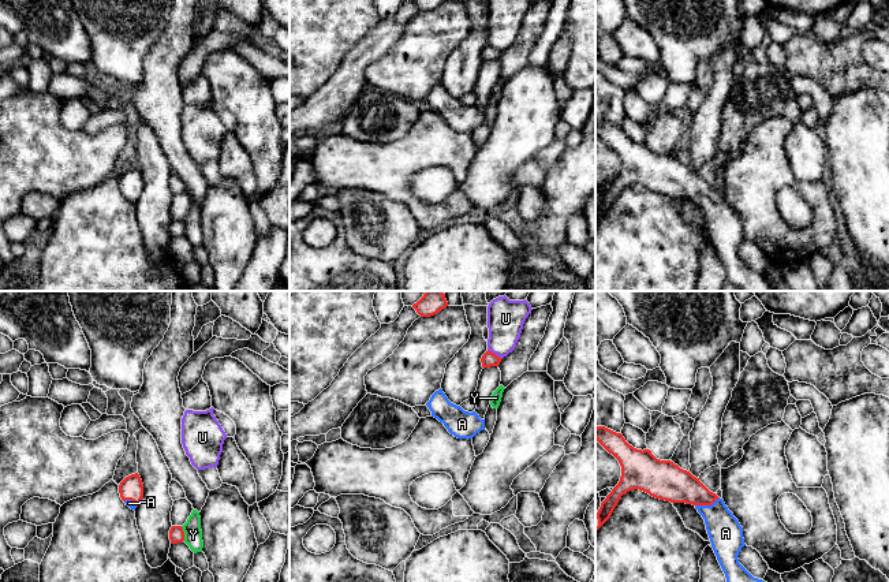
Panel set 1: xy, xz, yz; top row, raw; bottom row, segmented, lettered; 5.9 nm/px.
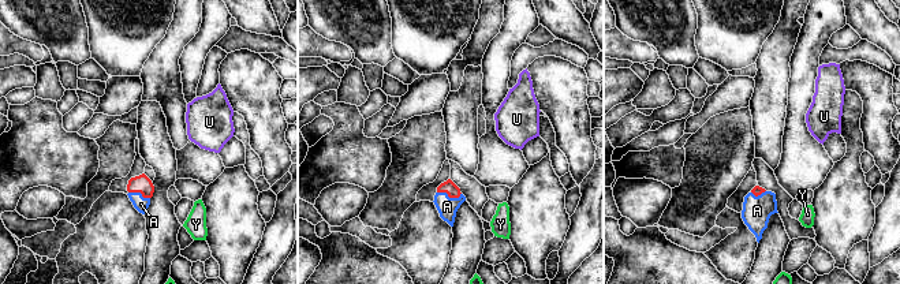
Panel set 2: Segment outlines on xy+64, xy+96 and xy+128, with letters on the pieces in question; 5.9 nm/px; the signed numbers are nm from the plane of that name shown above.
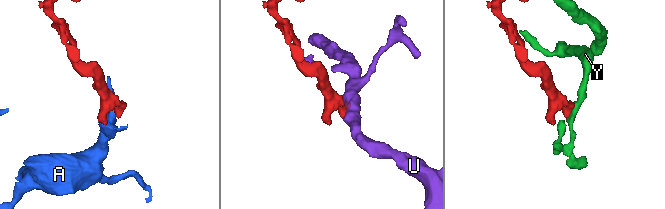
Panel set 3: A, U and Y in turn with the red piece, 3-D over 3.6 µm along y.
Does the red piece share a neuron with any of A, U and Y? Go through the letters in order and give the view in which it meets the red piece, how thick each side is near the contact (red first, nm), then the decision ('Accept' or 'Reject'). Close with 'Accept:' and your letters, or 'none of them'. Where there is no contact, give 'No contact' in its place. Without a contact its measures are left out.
A: Touches red in yz. Thickness 220 nm (red) against 200 nm. Accept
U: Touches red in xz. Thickness 90 nm (red) against 200 nm. Reject
Y: Touches red in xy. Thickness 90 nm (red) against 110 nm. Reject
Accept: A

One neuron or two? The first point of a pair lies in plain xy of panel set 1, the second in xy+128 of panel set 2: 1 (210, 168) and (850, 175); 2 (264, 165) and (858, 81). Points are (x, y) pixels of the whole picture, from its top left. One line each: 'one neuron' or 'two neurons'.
1: two neurons
2: one neuron

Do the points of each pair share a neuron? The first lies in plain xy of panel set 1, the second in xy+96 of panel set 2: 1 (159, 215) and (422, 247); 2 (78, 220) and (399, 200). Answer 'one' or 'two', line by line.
1: two
2: two

